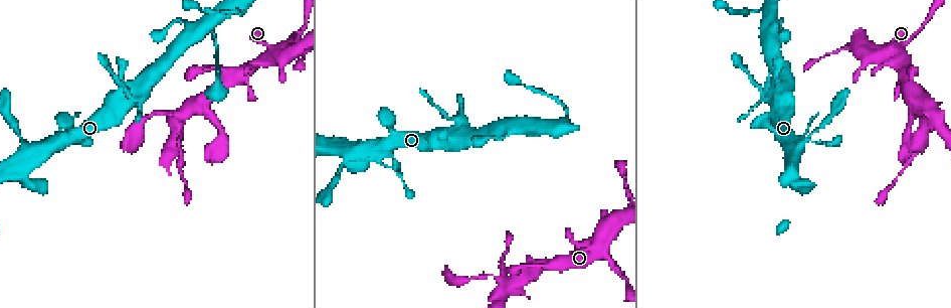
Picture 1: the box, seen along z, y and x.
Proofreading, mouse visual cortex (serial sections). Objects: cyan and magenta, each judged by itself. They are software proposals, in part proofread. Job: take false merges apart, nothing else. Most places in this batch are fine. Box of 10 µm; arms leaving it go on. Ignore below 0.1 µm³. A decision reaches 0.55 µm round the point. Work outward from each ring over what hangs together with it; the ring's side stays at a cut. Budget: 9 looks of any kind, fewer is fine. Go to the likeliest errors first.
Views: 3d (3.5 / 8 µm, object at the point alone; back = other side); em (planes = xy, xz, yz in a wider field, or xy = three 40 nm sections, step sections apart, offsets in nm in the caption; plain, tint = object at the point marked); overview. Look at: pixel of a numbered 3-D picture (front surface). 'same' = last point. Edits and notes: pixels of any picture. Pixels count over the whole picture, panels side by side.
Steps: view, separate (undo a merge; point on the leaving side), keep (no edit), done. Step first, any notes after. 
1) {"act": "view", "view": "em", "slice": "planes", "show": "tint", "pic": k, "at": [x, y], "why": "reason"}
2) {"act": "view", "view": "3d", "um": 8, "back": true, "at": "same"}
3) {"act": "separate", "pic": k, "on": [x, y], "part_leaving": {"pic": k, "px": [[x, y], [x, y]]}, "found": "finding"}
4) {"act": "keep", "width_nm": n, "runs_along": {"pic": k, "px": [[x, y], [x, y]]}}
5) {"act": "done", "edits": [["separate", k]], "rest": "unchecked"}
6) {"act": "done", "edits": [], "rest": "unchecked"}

{"act": "view", "view": "3d", "um": 3.5, "back": true, "pic": 1, "at": [276, 55], "why": "three-way junction"}

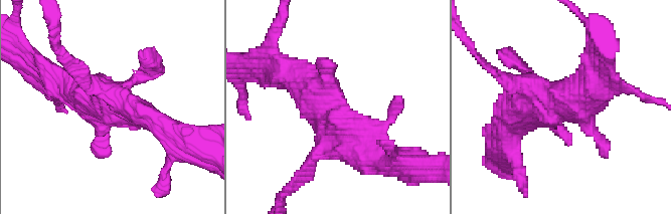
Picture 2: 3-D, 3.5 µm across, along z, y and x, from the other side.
{"act": "view", "view": "em", "slice": "xy", "step": 5, "show": "tint", "pic": 2, "at": [112, 101]}

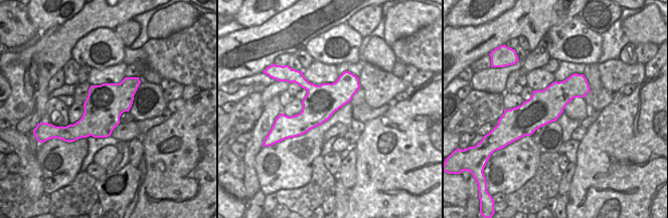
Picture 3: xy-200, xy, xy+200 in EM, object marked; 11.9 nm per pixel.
{"act": "view", "view": "em", "slice": "xy", "step": 3, "show": "tint", "at": "same"}

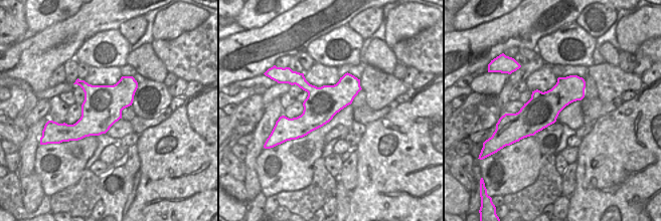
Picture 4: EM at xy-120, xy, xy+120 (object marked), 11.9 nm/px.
{"act": "keep", "runs_along": {"pic": 2, "px": [[376, 151], [296, 73]]}, "found": "all the same cell"}

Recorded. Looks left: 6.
{"act": "view", "view": "3d", "um": 8, "pic": 1, "at": [795, 150], "why": "abrupt turn"}

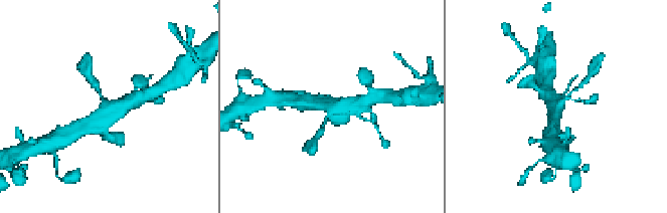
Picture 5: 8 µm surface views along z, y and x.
{"act": "view", "view": "3d", "um": 3.5, "at": "same"}

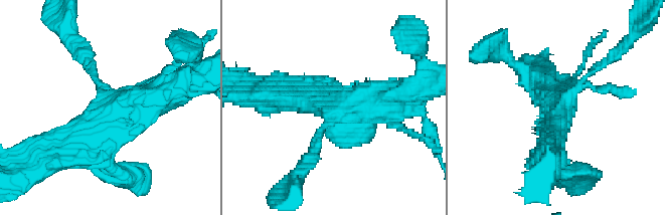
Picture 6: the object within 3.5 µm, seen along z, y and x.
{"act": "keep", "arms": 4, "arm_widths_nm": [100, 350, 350, 450], "runs_along": {"pic": 6, "px": [[184, 82], [72, 138]]}, "found": "one cell here"}

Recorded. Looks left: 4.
{"act": "view", "view": "3d", "um": 3.5, "back": true, "pic": 1, "at": [147, 117], "why": "sudden change in width"}

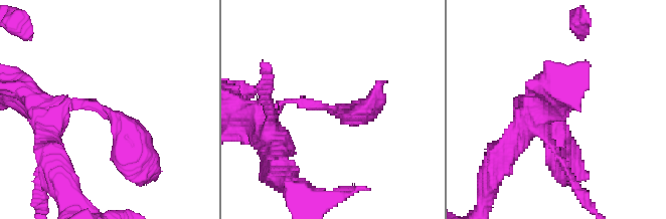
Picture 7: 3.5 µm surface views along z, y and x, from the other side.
{"act": "view", "view": "em", "slice": "xy", "step": 1, "show": "tint", "pic": 7, "at": [111, 115], "arm_widths_nm": [100, 350], "why": "now the EM"}

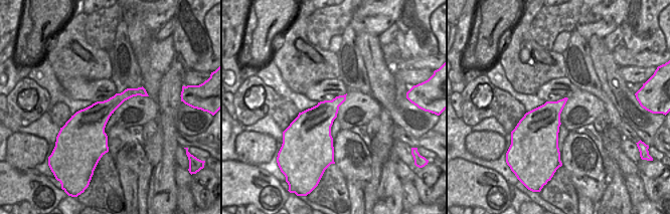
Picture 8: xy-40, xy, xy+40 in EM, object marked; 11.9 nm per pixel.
{"act": "keep", "runs_along": {"pic": 7, "px": [[49, 105], [106, 108], [152, 164]]}, "found": "all the same cell"}

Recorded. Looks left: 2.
{"act": "view", "view": "3d", "um": 3.5, "pic": 1, "at": [771, 24], "why": "small branch off a trunk"}

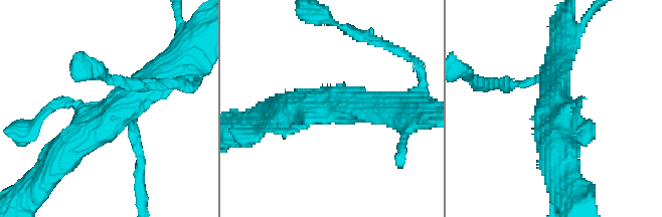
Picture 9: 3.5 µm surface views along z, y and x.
{"act": "view", "view": "em", "slice": "planes", "show": "tint", "pic": 9, "at": [551, 109], "arms": 3, "arm_widths_nm": [100, 350, 450], "why": "now the EM"}

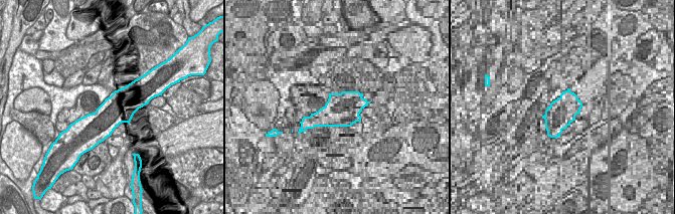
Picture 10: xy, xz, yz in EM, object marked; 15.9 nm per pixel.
{"act": "keep", "width_nm": 480, "runs_along": {"pic": 9, "px": [[66, 149], [150, 84], [178, 75]]}, "found": "one cell here"}

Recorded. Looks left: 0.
{"act": "done", "edits": [], "rest": "unchecked"}

